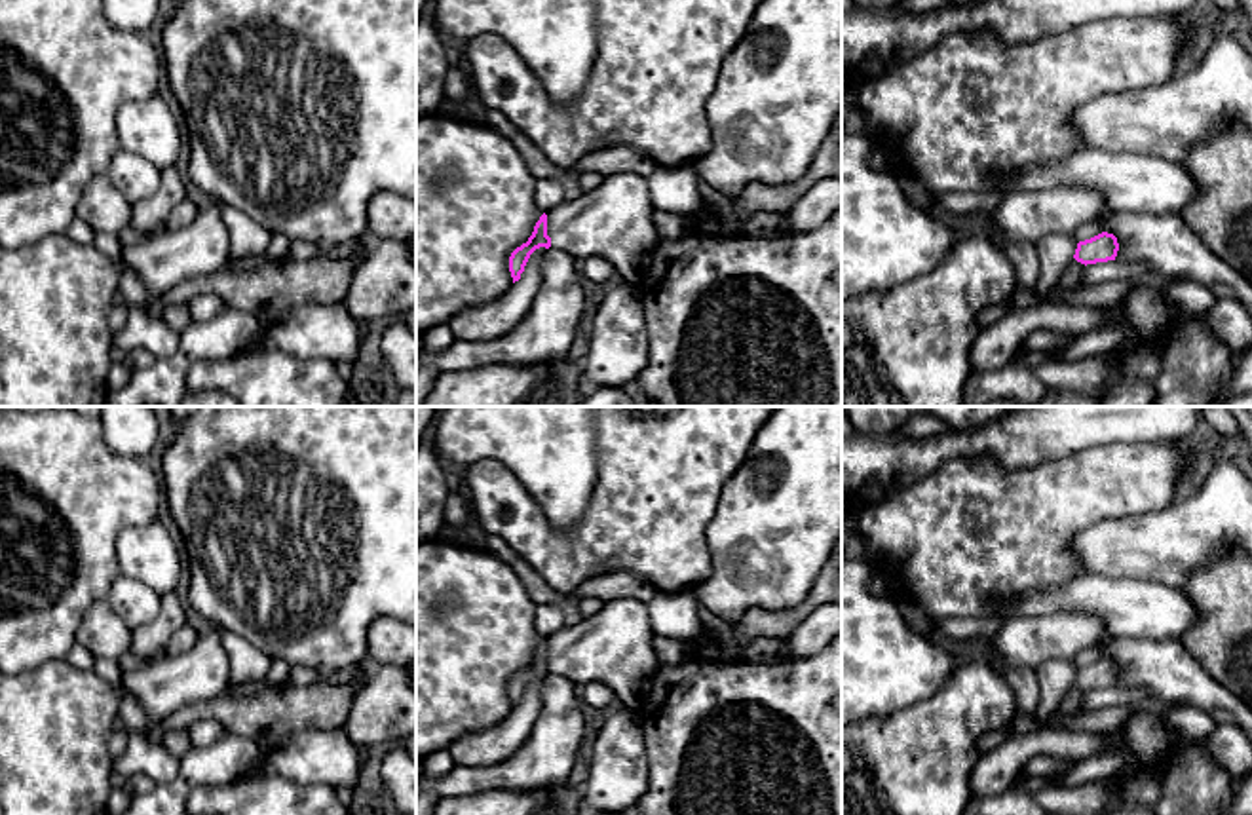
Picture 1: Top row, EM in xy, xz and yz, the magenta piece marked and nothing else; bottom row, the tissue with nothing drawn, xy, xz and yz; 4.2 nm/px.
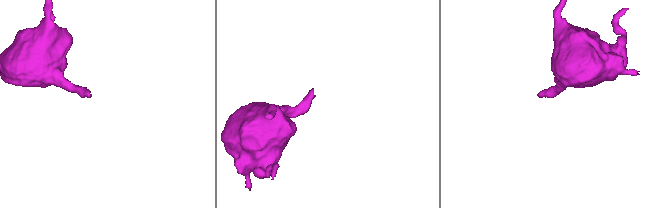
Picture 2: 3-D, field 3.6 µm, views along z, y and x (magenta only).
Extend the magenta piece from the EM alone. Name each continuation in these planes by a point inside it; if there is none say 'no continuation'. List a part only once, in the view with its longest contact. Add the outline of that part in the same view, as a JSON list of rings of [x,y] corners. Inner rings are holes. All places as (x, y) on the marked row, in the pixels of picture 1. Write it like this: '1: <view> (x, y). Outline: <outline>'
1: xz (614, 221). Outline: [[[614,173],[576,199],[547,211],[551,247],[568,251],[578,262],[606,258],[627,285],[636,287],[659,236],[654,222],[648,179]]]

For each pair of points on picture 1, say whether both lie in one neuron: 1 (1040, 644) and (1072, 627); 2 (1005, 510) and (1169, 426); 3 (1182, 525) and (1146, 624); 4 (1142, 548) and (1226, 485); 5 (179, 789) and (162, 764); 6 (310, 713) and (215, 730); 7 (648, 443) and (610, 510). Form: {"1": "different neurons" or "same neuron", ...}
{"1": "same neuron", "2": "different neurons", "3": "different neurons", "4": "same neuron", "5": "different neurons", "6": "different neurons", "7": "same neuron"}

